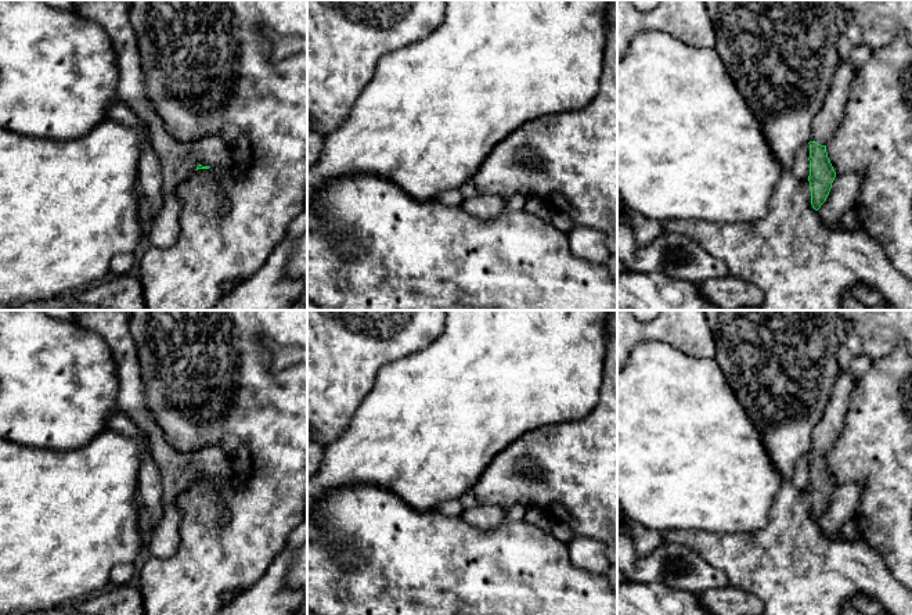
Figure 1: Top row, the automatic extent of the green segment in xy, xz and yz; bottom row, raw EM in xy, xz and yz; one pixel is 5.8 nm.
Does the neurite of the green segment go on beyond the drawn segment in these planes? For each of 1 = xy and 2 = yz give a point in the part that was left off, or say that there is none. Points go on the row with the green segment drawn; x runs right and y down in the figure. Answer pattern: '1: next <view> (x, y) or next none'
1: next none
2: next yz (825, 122)

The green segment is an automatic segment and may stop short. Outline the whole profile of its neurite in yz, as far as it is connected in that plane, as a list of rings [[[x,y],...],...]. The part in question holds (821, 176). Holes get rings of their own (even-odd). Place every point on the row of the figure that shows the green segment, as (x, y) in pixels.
[[[848,60],[840,61],[833,72],[825,102],[812,119],[812,136],[808,143],[808,181],[811,187],[811,205],[815,211],[826,201],[836,177],[836,172],[828,158],[826,144],[841,121],[854,72],[854,66]]]

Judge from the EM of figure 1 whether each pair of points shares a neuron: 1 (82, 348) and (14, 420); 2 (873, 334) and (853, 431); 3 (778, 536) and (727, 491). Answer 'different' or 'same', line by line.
1: same
2: different
3: different

